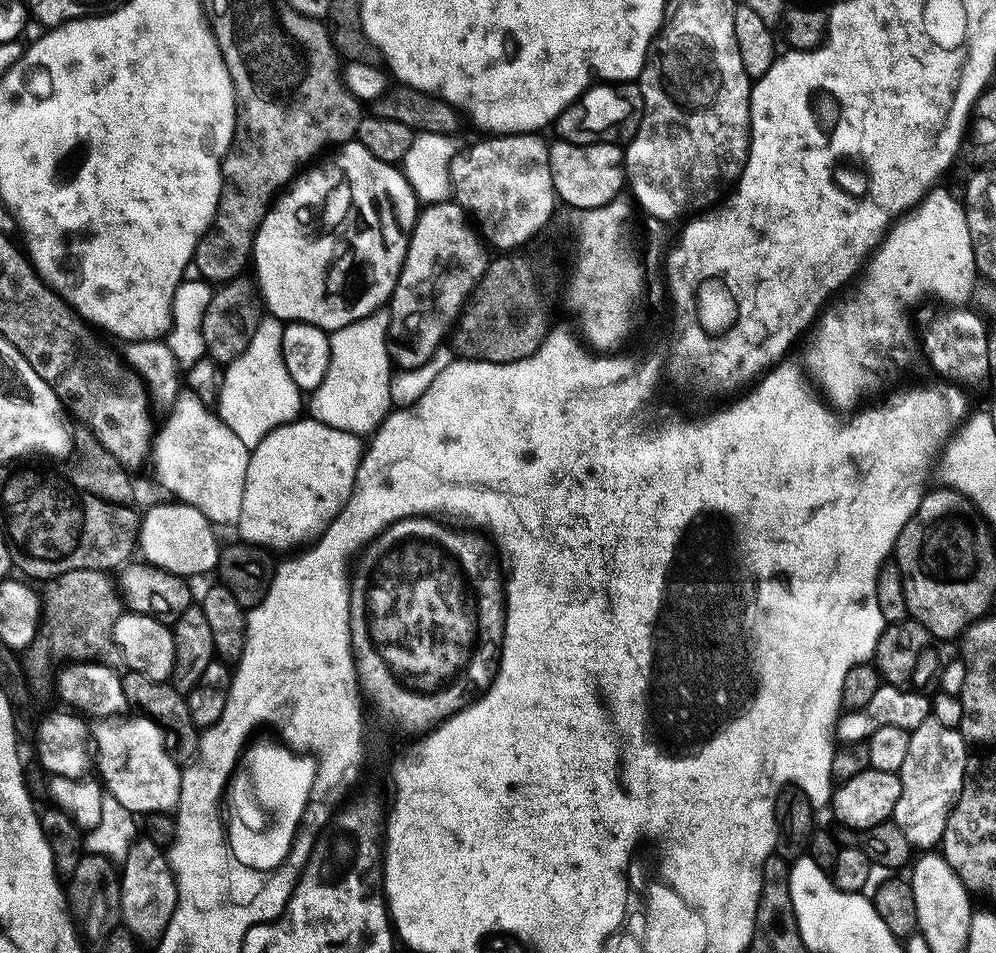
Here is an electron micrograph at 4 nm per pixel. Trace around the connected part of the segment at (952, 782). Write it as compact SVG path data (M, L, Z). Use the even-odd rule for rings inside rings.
M931 716L911 731L909 753L898 773L903 793L899 795L892 820L915 849L931 849L943 839L949 814L964 785L970 759L966 747L968 742L959 729L943 726L942 722Z

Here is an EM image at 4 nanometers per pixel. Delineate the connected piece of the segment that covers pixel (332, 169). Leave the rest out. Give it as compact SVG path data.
M358 142L341 144L333 152L336 152L333 156L325 155L323 159L316 162L321 162L321 164L313 163L307 170L301 171L291 181L290 187L277 195L274 203L269 207L266 218L262 218L262 226L256 235L251 258L254 268L256 264L254 280L258 285L263 307L271 315L281 322L297 320L313 324L329 334L337 332L342 326L350 326L350 322L358 322L362 318L366 318L371 312L376 312L391 301L392 291L398 282L398 274L402 270L404 259L408 253L408 238L412 227L416 225L418 215L418 201L414 190L409 186L408 179L404 177L403 171L397 165L382 162L382 158L374 158L374 154L370 154L370 150L366 150L366 146L362 146Z

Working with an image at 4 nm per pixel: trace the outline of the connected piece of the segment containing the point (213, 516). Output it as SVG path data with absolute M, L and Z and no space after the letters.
M191 390L181 391L170 406L172 412L154 436L154 464L160 484L177 501L196 507L213 525L239 525L242 490L250 449L230 430L202 398Z

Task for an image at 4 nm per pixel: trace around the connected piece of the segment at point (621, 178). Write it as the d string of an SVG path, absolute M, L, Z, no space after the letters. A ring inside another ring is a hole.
M556 138L548 144L550 154L550 178L554 178L554 190L561 201L564 200L574 208L587 210L605 208L613 203L620 191L625 191L624 148L619 144L575 144Z

